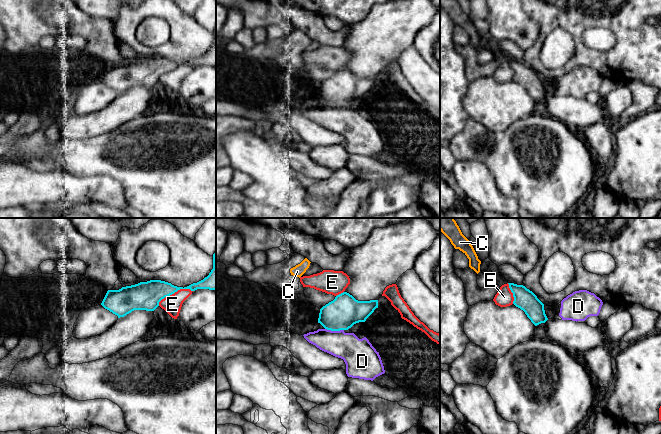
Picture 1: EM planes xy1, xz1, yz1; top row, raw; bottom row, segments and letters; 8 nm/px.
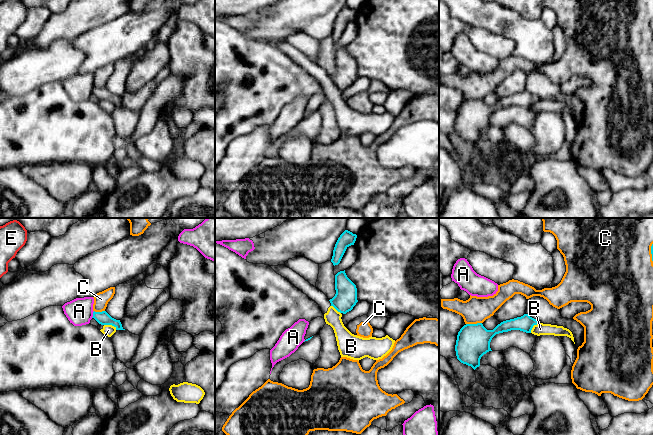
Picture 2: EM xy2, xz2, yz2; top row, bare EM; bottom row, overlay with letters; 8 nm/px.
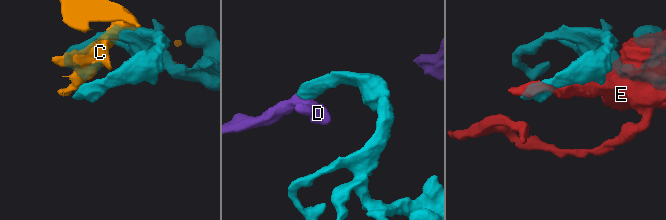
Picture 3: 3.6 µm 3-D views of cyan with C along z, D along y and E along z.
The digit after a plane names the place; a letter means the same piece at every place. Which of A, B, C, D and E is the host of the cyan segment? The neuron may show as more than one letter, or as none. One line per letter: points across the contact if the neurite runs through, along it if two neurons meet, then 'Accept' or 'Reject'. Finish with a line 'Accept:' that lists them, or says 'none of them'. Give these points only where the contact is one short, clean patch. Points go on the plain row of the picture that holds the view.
A: Boundary: xy2 (94, 87), (91, 93). Reject
B: Boundary: xy2 (104, 100), (110, 100), (116, 105). Reject
C: Reject
D: Path across: xz1 (344, 87), (335, 96), (334, 106), (355, 128). Accept
E: Reject
Accept: D

